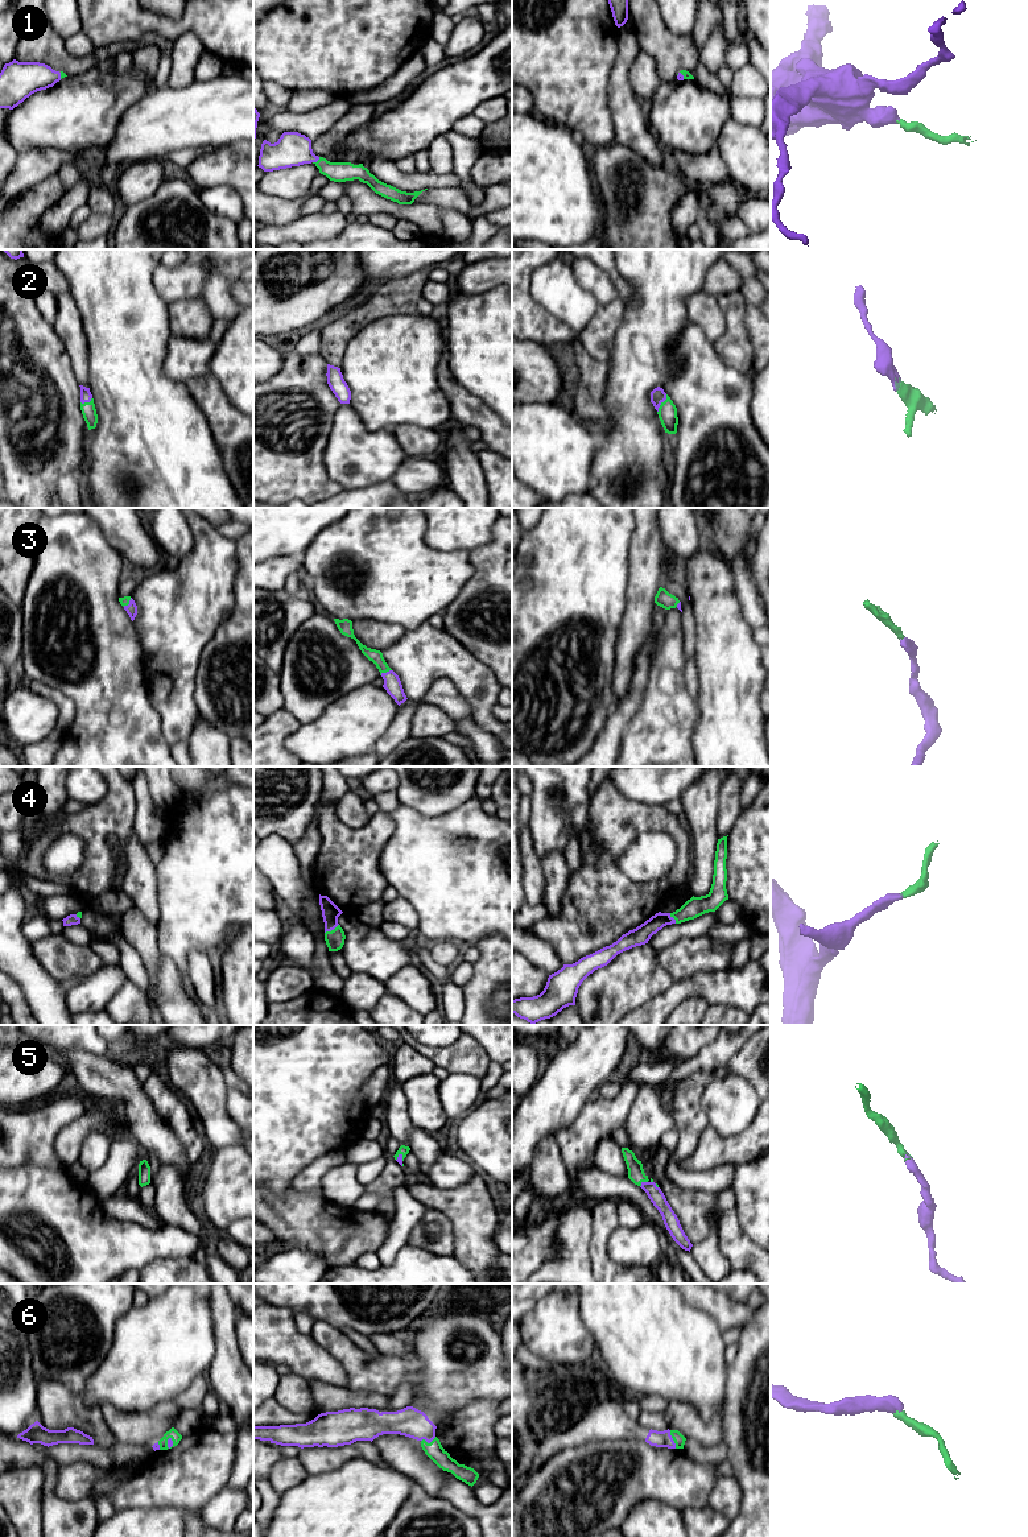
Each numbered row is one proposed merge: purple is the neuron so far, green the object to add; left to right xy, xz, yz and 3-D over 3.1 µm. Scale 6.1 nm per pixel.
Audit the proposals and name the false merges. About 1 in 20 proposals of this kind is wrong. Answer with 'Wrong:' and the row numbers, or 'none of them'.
Wrong: none of them

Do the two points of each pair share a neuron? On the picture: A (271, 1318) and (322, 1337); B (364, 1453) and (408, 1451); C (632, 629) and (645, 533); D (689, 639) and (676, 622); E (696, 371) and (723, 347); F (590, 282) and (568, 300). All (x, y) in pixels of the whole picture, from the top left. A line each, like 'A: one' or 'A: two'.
A: two
B: two
C: one
D: two
E: two
F: two

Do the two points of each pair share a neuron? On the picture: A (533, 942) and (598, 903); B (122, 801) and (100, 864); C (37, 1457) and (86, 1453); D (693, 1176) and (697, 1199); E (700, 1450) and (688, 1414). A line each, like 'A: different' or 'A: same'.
A: different
B: same
C: same
D: different
E: different

